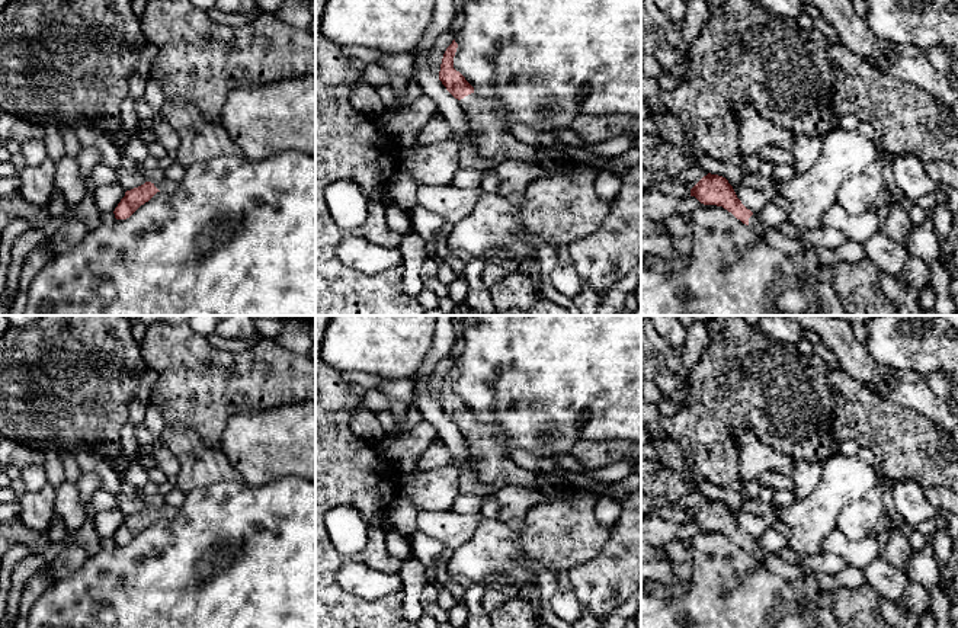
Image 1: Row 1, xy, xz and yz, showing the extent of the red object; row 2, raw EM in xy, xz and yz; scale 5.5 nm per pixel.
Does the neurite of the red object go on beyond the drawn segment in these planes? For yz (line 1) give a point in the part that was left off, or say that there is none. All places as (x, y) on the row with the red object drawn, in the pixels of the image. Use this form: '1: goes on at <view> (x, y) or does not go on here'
1: goes on at yz (755, 223)

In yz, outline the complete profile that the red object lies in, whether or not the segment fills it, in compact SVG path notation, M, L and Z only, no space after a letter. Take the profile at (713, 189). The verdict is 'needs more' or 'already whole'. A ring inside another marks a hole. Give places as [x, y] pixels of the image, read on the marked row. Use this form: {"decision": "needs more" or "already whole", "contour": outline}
{"decision": "needs more", "contour": "M708 173L691 189L691 196L695 196L704 205L722 206L757 234L768 228L756 214L741 204L733 186L722 176Z"}

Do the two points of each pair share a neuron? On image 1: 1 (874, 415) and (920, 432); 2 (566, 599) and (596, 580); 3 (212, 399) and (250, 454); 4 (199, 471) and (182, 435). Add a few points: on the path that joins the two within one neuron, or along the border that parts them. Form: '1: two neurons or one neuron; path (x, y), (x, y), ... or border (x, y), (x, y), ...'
1: one neuron; path (886, 426), (891, 432), (909, 432)
2: two neurons; border (572, 586), (582, 606)
3: two neurons; border (262, 412), (233, 415), (226, 425), (218, 447)
4: one neuron; path (195, 463), (192, 452), (183, 444)

